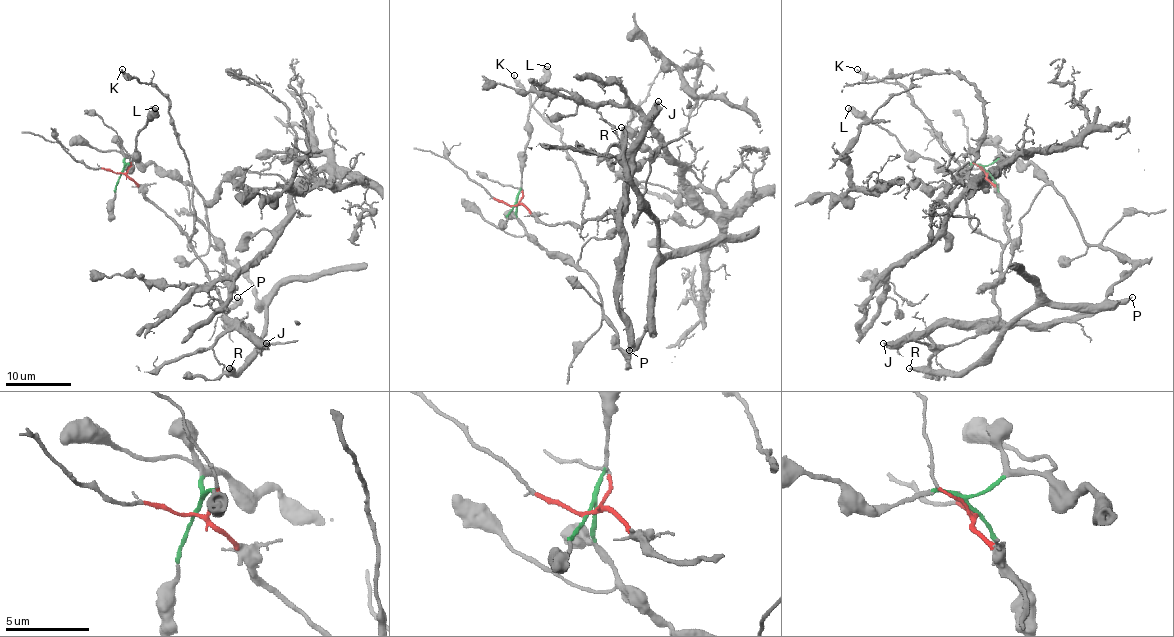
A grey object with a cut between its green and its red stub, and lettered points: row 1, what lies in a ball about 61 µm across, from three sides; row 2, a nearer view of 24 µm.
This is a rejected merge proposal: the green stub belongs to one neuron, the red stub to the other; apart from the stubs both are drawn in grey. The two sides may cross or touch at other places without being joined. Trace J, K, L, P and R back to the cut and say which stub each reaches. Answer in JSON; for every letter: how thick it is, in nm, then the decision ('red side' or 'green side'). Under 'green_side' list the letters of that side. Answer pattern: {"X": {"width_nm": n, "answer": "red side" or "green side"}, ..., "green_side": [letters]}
{"J": {"width_nm": 420, "answer": "red side"}, "K": {"width_nm": 220, "answer": "red side"}, "L": {"width_nm": 600, "answer": "green side"}, "P": {"width_nm": 360, "answer": "red side"}, "R": {"width_nm": 360, "answer": "green side"}, "green_side": ["L", "R"]}

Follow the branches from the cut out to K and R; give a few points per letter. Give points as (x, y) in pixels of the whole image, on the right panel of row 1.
K: (988, 173), (1006, 204), (1005, 244), (972, 227), (960, 165), (914, 101), (901, 86), (867, 78), (857, 70)
R: (988, 173), (998, 158), (1031, 163), (1080, 235), (1131, 268), (1100, 303), (1029, 308), (962, 372), (909, 369)

